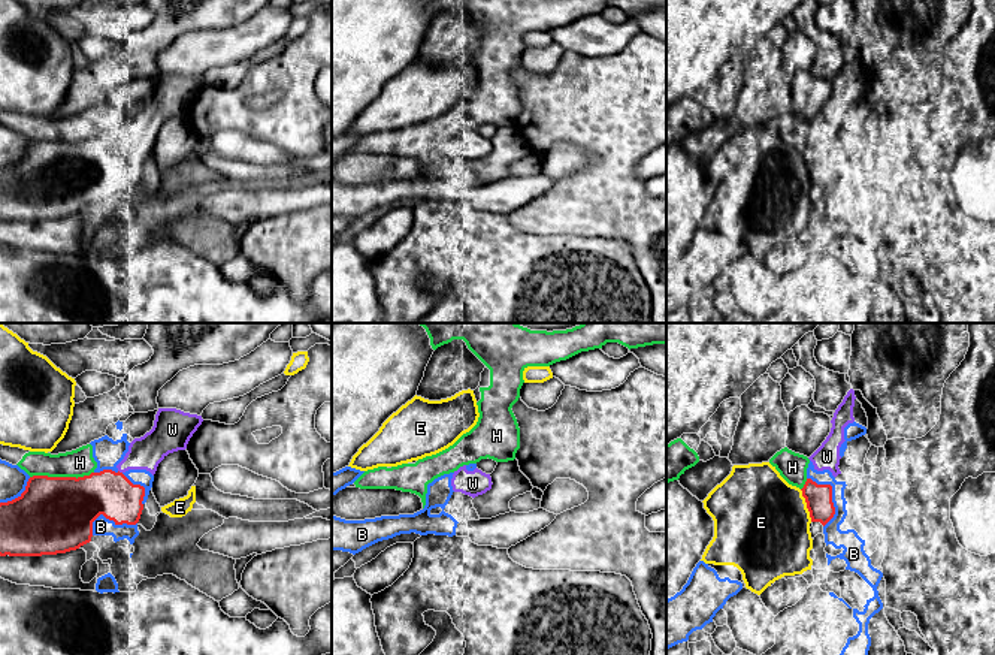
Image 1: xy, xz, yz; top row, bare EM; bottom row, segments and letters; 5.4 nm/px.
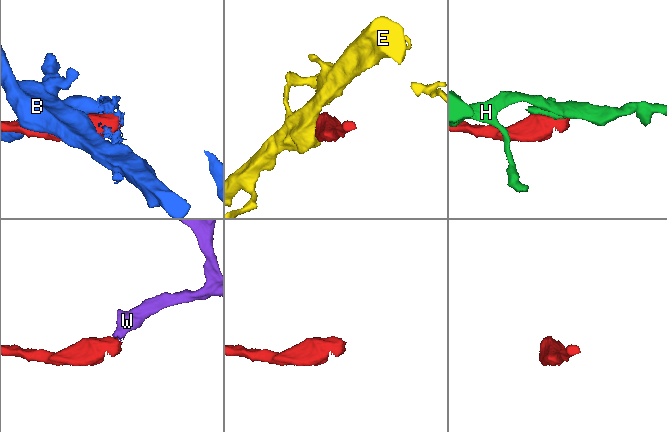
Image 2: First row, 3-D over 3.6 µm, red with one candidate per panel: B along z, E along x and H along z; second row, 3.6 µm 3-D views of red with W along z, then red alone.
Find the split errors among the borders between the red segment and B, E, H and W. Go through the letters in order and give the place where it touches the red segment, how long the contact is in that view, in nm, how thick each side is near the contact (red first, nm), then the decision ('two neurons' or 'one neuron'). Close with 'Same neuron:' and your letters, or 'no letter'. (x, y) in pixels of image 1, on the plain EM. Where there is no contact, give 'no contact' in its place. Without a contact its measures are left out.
B: yz (831, 160) | 280 nm | 140/100 nm | two neurons
E: yz (807, 171) | 190 nm | 140/500 nm | two neurons
H: xy (62, 142) | 340 nm | 420/150 nm | two neurons
W: xy (118, 136) | 30 nm | 240/180 nm | one neuron
Same neuron: W

